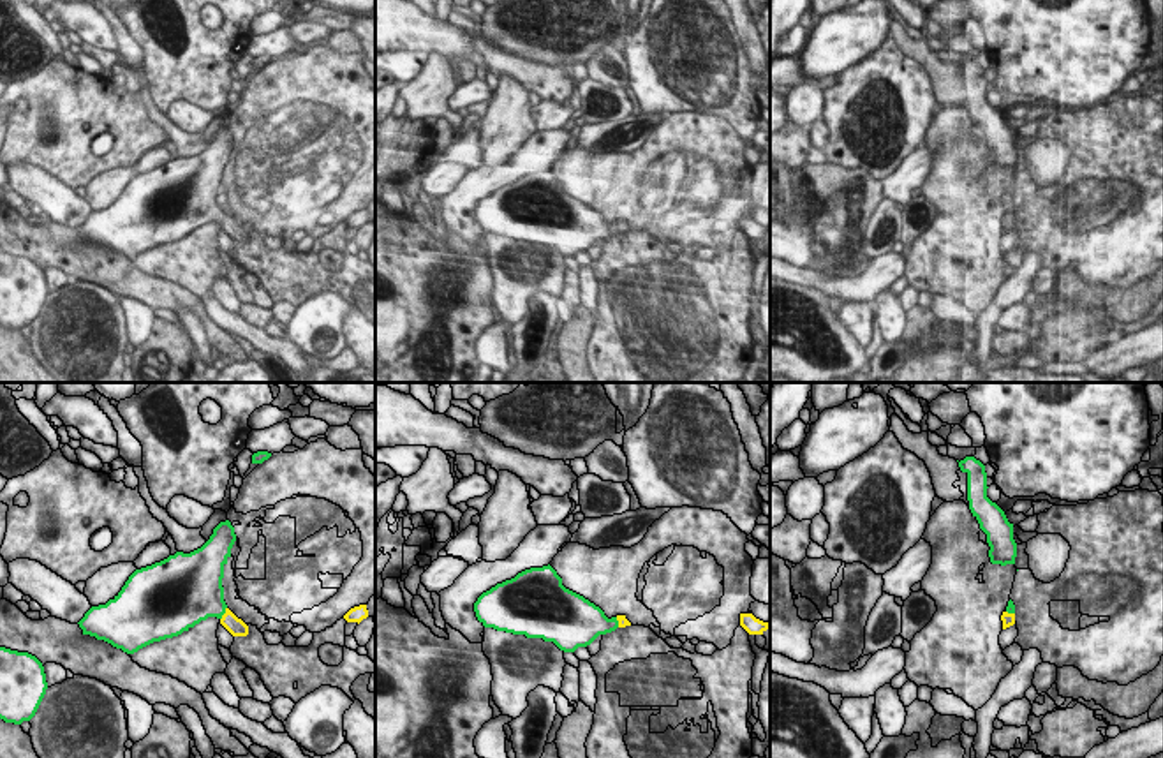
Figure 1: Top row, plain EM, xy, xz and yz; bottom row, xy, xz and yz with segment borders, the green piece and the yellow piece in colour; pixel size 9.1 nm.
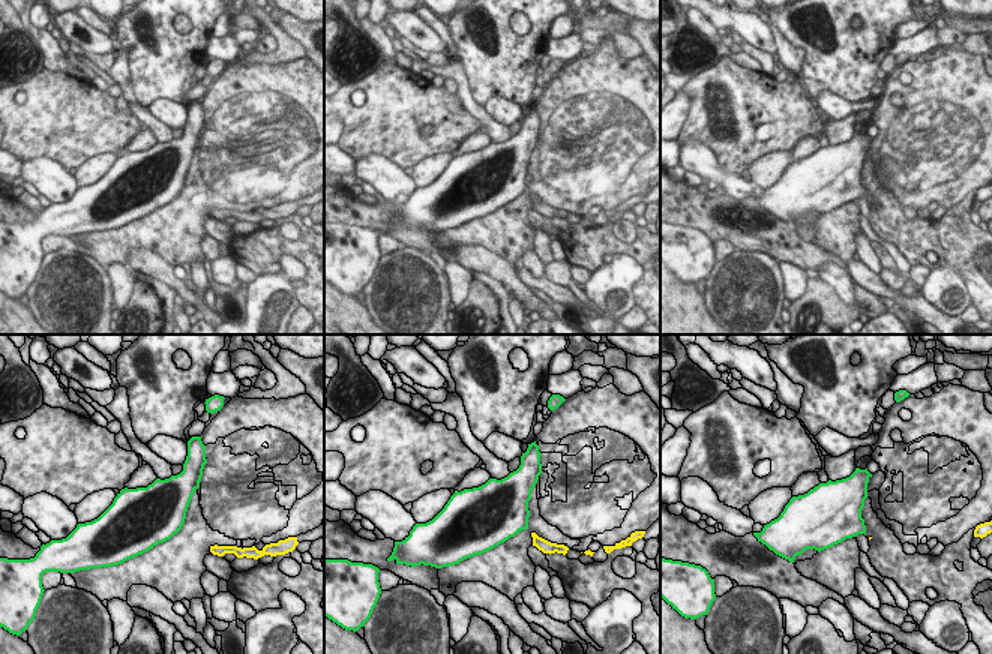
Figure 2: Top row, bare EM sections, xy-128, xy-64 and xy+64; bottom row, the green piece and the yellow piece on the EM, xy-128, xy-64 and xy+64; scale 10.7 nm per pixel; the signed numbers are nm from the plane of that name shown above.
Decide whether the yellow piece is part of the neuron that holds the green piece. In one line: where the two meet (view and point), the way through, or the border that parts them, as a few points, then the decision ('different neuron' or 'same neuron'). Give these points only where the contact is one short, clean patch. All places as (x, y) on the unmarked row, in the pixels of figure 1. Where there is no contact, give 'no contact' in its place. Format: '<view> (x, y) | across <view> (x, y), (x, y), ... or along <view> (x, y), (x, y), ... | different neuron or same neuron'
xy (224, 217) | across xy (203, 200), (224, 217), (229, 226) | same neuron

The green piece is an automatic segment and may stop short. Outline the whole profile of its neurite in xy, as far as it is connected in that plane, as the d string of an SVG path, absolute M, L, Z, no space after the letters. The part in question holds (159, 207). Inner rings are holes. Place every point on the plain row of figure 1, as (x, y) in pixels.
M226 125L201 153L136 175L113 204L85 219L78 227L83 240L134 259L217 222L233 242L247 242L248 231L224 206L224 171L234 146Z

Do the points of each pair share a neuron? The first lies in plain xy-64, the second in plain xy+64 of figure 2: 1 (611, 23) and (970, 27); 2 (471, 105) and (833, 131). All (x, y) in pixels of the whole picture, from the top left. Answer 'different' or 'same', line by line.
1: same
2: same

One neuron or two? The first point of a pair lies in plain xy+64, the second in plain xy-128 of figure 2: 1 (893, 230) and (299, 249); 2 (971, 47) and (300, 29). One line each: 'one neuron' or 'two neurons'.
1: one neuron
2: two neurons

